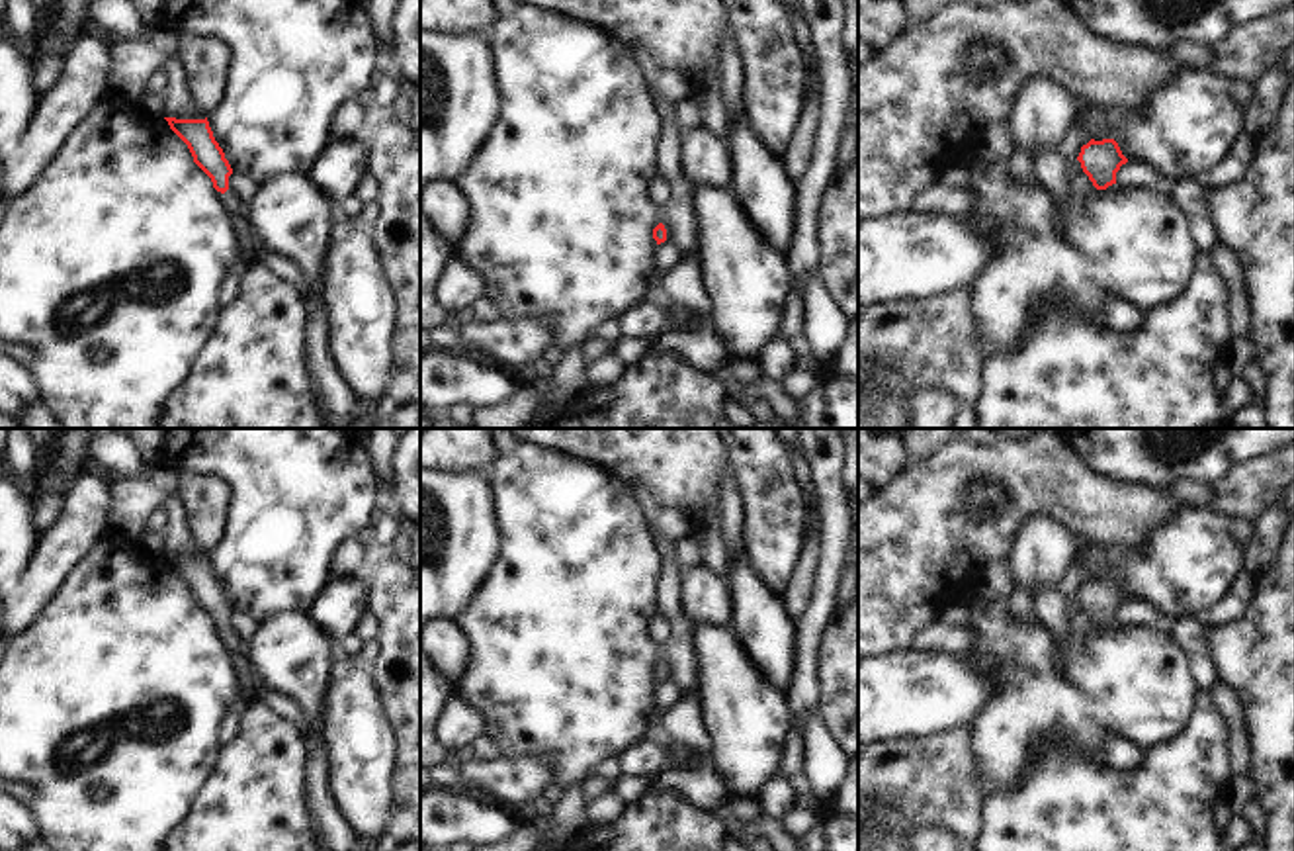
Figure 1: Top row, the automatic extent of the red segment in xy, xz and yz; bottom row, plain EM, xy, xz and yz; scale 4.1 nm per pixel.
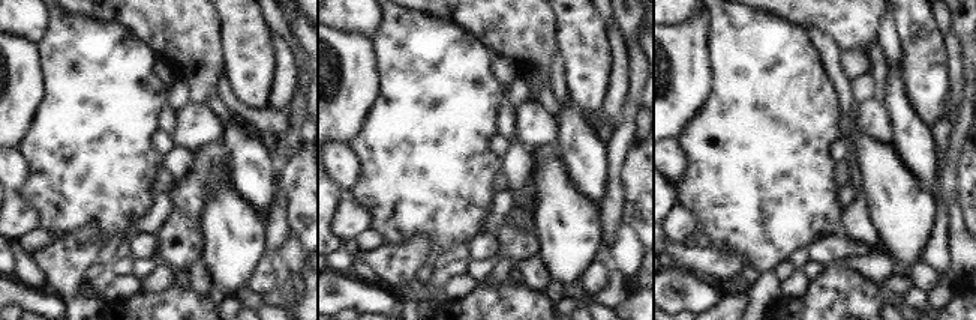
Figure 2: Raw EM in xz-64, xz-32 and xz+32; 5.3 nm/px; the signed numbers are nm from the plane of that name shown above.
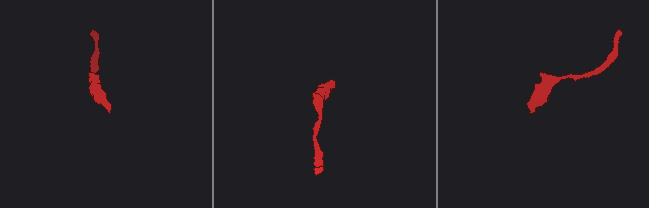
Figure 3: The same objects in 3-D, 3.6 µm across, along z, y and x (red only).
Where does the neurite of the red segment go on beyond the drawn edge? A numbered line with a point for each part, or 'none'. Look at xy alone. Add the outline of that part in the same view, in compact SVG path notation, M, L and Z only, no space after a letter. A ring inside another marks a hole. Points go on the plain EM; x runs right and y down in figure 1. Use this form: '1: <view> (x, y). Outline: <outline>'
1: xy (231, 644). Outline: M231 626L225 632L215 628L215 634L217 634L225 653L231 659L242 698L246 698L246 700L254 698L256 694L252 689L252 669L248 665L246 655L240 649L240 640L237 638L235 630Z

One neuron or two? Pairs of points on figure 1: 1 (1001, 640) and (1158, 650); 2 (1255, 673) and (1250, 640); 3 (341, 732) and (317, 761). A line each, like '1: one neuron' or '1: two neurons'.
1: one neuron
2: one neuron
3: two neurons

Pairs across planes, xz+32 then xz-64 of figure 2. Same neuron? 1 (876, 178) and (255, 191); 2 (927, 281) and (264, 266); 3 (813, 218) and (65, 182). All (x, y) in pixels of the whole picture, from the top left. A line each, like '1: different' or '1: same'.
1: different
2: same
3: same

